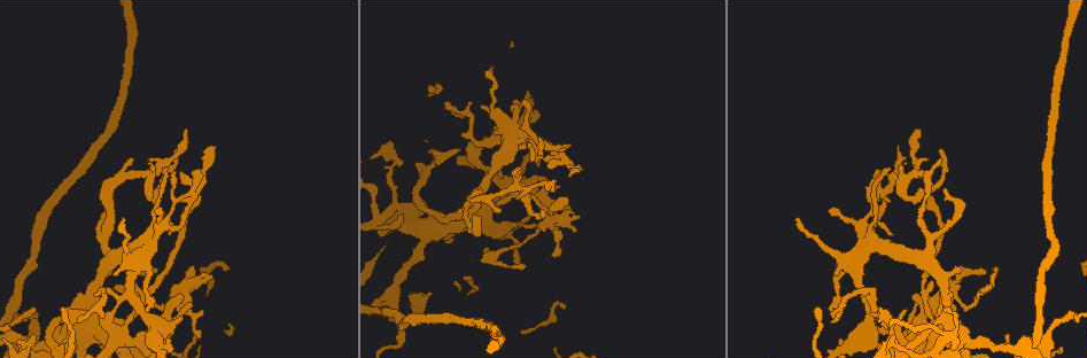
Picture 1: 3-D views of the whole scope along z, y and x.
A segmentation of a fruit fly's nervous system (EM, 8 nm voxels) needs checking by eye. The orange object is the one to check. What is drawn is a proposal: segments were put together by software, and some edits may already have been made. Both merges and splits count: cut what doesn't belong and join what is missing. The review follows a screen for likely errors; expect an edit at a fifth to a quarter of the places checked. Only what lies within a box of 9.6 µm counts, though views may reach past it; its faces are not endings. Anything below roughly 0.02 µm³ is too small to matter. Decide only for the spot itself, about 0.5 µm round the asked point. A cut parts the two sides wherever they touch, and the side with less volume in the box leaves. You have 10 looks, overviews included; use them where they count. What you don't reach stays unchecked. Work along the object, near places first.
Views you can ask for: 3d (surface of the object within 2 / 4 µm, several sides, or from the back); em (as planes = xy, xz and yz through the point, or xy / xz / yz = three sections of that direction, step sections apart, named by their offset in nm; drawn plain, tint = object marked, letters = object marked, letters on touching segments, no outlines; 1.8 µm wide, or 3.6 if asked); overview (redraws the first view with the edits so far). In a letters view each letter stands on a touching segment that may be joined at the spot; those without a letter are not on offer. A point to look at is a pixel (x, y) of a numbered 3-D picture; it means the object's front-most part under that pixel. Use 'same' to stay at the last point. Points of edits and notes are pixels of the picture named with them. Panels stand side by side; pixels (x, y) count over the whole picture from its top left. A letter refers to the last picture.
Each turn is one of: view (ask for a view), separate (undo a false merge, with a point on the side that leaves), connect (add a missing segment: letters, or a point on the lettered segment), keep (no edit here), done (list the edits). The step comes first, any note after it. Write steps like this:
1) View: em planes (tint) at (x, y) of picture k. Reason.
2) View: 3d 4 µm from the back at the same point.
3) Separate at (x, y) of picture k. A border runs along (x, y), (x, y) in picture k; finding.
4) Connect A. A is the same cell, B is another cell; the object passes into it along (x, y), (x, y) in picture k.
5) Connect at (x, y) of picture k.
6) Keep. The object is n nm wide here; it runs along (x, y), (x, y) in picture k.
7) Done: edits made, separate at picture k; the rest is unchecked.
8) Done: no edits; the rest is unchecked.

View: em planes (letters) at (537, 165) of picture 1. Branch stops here.

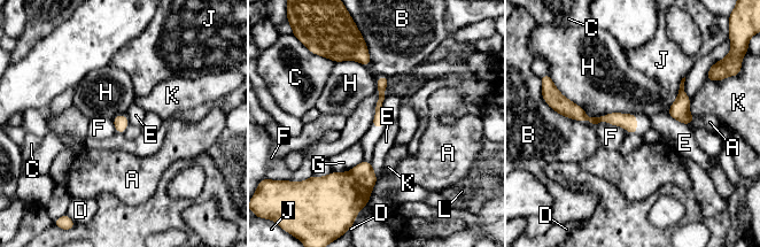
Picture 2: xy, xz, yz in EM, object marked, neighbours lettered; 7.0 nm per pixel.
Keep. A, B, C, D, E, F, G, H, J, K and L are other cells; it runs along (566, 112), (589, 120), (625, 120), (634, 129) in picture 2; no lettered segment goes on from it.

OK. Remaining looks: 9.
View: em planes (letters) at (503, 230) of picture 1. Thin arm on a thick one.

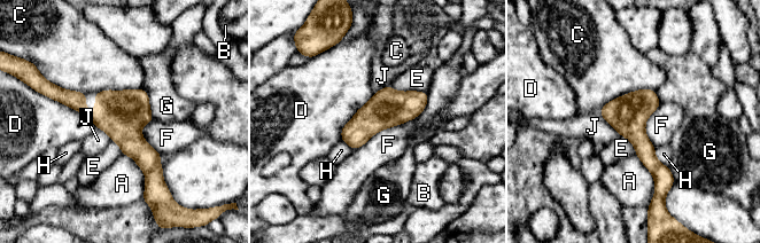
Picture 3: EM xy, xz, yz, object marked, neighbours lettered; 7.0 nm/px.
Keep. A, B, C, D, E, F, G, H and J are other cells; one neuron here.

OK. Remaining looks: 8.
View: 3d 4 µm at (962, 338) of picture 1. Thin arm on a thick one.

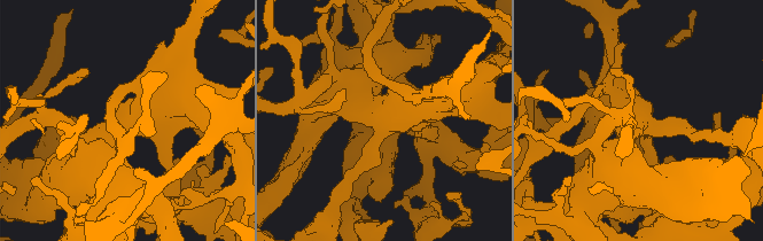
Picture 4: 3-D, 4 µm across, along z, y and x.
View: em planes (plain) at (135, 115) of picture 4. Now the EM.

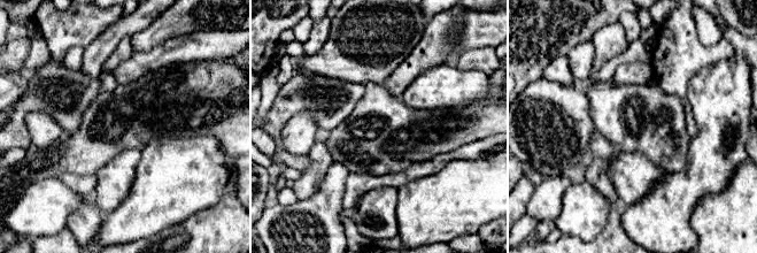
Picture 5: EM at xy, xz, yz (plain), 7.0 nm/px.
View: em planes (letters) at the same point.

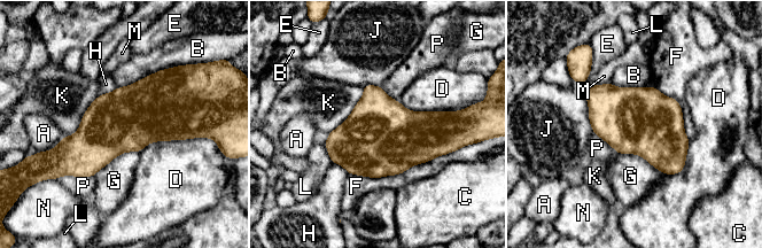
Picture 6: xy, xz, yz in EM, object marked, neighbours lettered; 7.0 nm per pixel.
Separate at (357, 126) of picture 6. A, B, C, D, E, F, G, H, J, K, L, M, N and P are other cells; a border runs along (372, 85), (371, 138), (327, 148) in picture 6; a second neuron is stuck on.

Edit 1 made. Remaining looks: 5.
View: em planes (letters) at (547, 219) of picture 1. Abrupt turn.

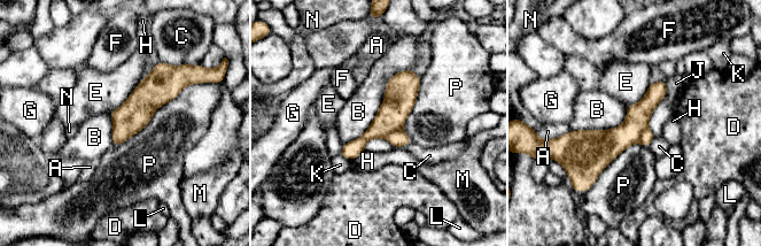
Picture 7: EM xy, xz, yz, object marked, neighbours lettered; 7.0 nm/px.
Keep. The longest contact is with B, 700 nm; A, B, C, D, E, F, G, H, J, K, L, M, N and P are other cells; all the same neuron.

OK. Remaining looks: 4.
Done: edits made, separate at picture 6; the rest is unchecked.

